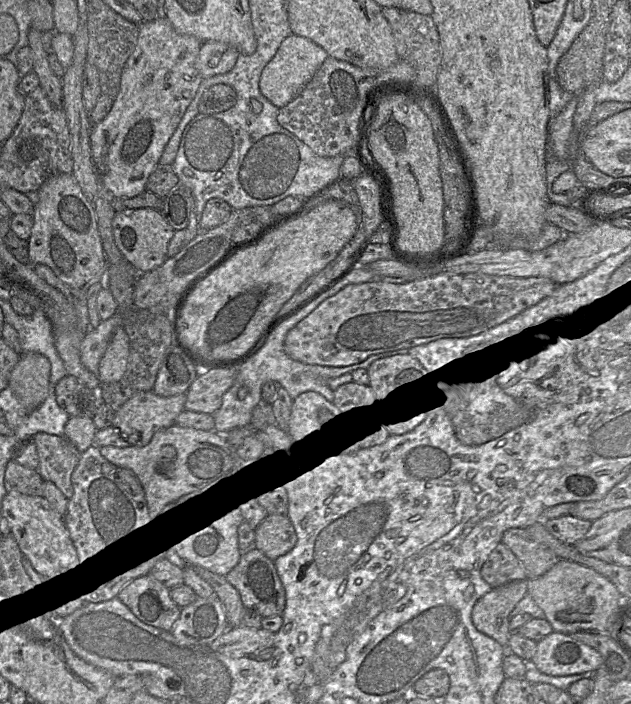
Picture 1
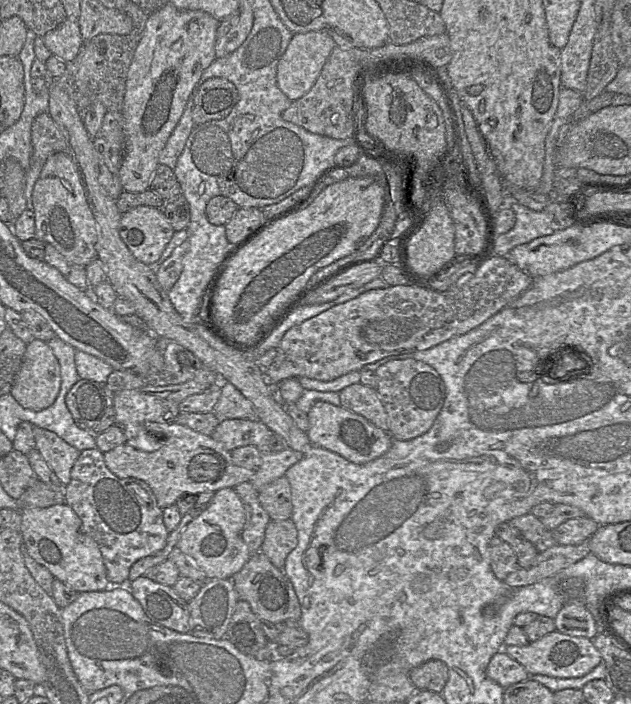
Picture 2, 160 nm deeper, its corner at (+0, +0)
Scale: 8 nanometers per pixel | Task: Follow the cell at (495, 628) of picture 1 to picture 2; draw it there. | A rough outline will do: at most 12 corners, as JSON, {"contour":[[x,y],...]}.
{"contour":[[557,630],[504,646],[530,675],[581,677],[601,662],[586,637]]}

